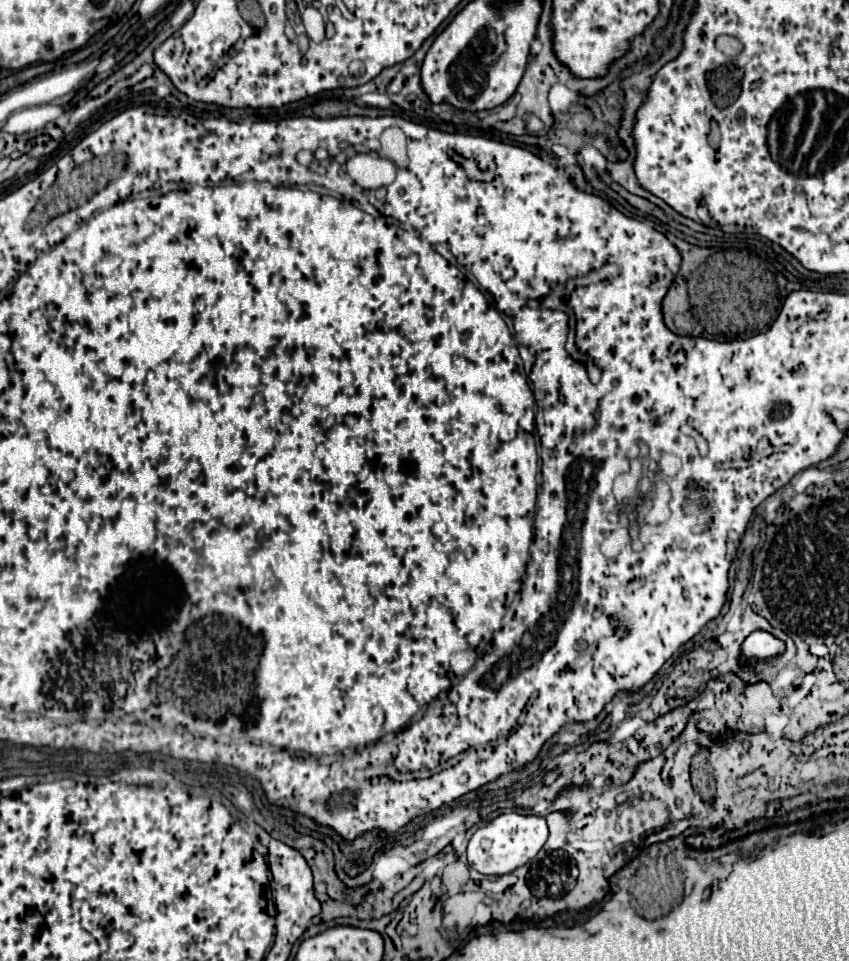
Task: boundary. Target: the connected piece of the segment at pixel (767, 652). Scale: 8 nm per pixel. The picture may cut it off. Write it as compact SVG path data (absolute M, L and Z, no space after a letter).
M756 629L740 645L738 663L740 665L746 665L748 661L764 663L764 661L770 661L772 657L782 655L784 651L786 651L784 641L780 641L778 637L774 637L772 633L764 631L764 629Z

